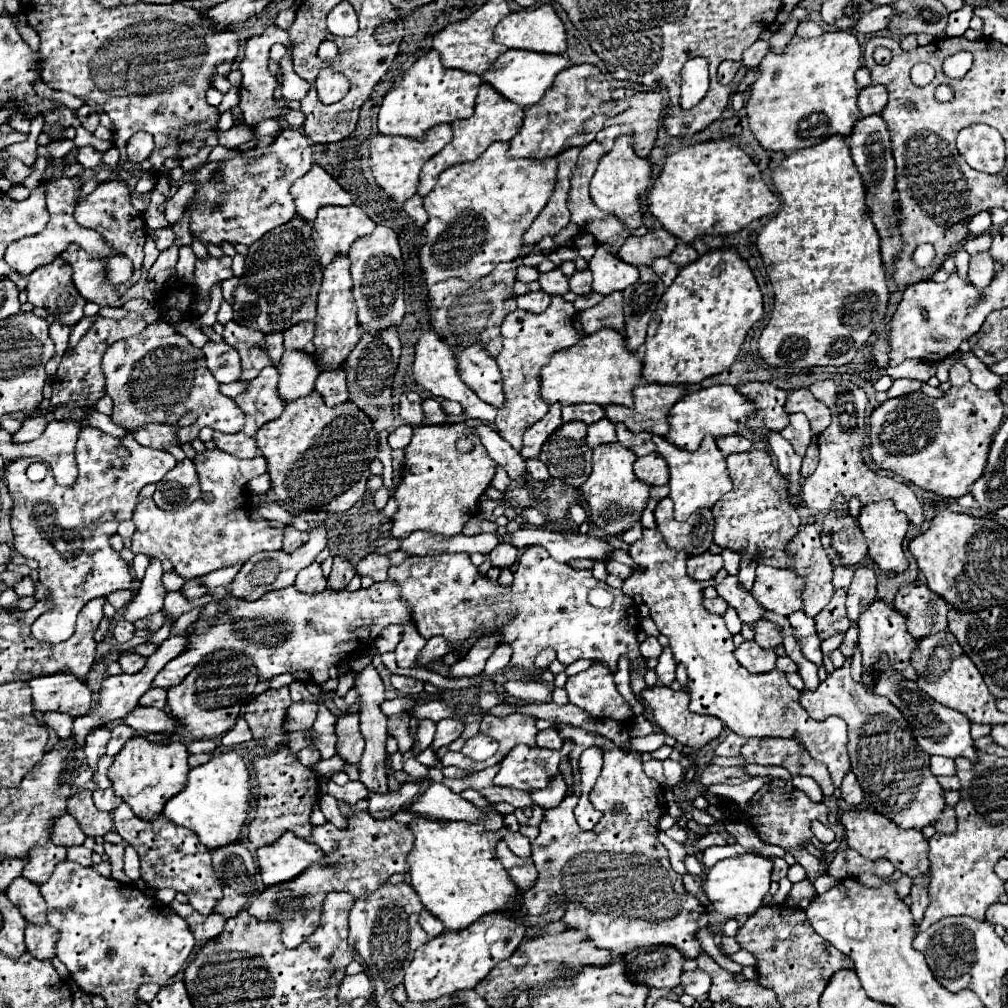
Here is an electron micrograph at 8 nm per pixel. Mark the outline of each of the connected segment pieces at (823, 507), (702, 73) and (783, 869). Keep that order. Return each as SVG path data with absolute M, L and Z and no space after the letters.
M823 379L817 381L809 387L809 391L823 401L829 411L831 411L831 425L819 435L819 465L811 477L805 479L801 487L803 503L811 511L825 513L829 511L833 497L837 493L843 493L847 499L851 495L857 495L863 505L875 503L881 499L893 499L895 507L903 511L911 523L921 525L923 523L923 509L921 503L917 501L915 493L907 483L899 483L893 477L883 477L877 475L867 467L863 461L863 447L865 447L865 437L867 437L867 395L861 387L853 385L851 381L835 381L835 379Z
M701 57L689 59L683 67L683 81L681 81L681 107L691 109L695 107L709 89L709 71L707 61Z
M771 857L771 860L773 861L773 875L771 875L771 879L773 879L773 882L778 882L787 876L789 865L783 858Z

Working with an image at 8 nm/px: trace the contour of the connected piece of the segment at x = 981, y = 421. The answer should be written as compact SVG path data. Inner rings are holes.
M973 383L963 387L951 387L943 397L929 397L923 391L915 391L903 397L887 399L869 417L871 459L881 467L901 475L905 481L915 483L925 491L933 491L941 497L961 497L969 493L971 485L981 477L987 465L989 447L1003 421L1003 403L999 391L981 391Z

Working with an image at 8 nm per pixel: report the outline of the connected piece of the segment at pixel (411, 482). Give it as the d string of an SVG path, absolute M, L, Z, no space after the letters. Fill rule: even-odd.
M423 425L413 429L413 439L405 447L405 465L401 469L401 483L393 497L399 505L393 517L391 535L401 539L411 531L429 531L433 535L457 535L463 525L477 513L477 501L491 485L497 463L485 453L473 427L457 425ZM471 437L473 449L461 453L457 441Z

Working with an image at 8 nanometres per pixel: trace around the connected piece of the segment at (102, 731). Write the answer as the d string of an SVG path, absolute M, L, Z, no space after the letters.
M101 725L101 727L95 727L89 731L89 735L85 739L85 755L87 755L91 769L95 769L97 759L101 755L105 755L105 745L109 739L111 739L111 731L107 725Z

